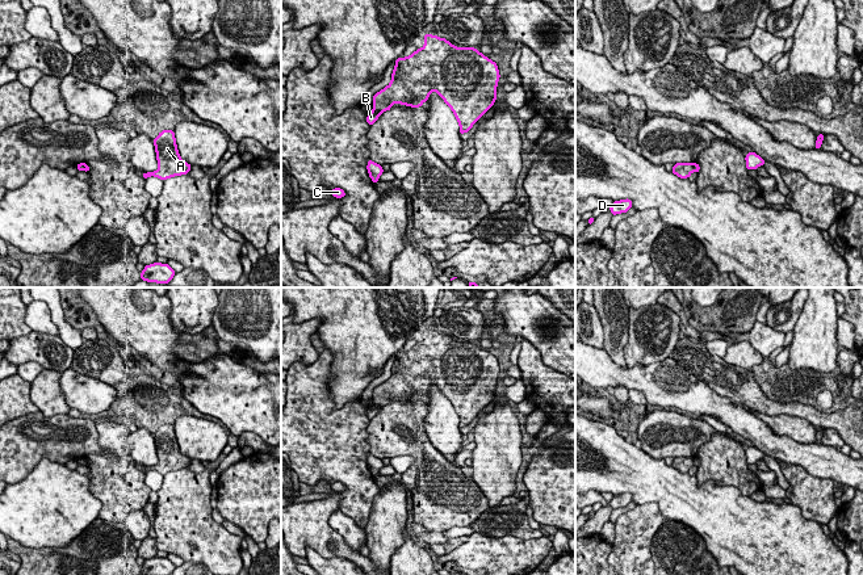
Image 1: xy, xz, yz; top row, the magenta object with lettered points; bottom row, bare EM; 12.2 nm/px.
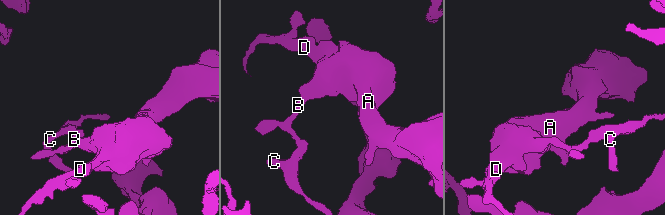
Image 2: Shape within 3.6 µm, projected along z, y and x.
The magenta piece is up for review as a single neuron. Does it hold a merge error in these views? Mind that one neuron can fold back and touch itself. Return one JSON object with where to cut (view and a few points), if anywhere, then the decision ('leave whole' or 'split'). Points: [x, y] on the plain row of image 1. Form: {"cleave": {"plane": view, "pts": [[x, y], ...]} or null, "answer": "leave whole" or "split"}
{"cleave": {"plane": "xz", "pts": [[373, 403], [380, 407]]}, "answer": "split"}

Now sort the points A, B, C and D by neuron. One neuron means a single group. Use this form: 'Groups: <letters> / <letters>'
Groups: A D / B C

